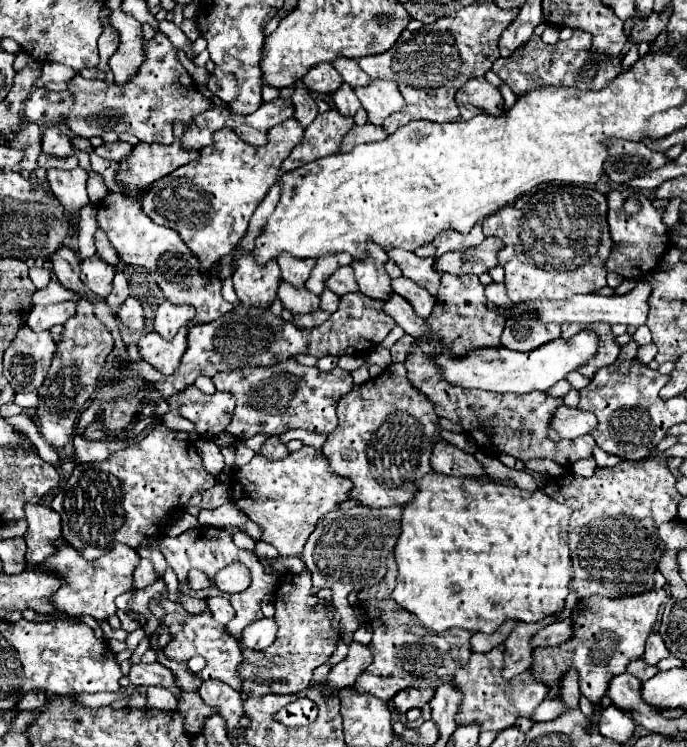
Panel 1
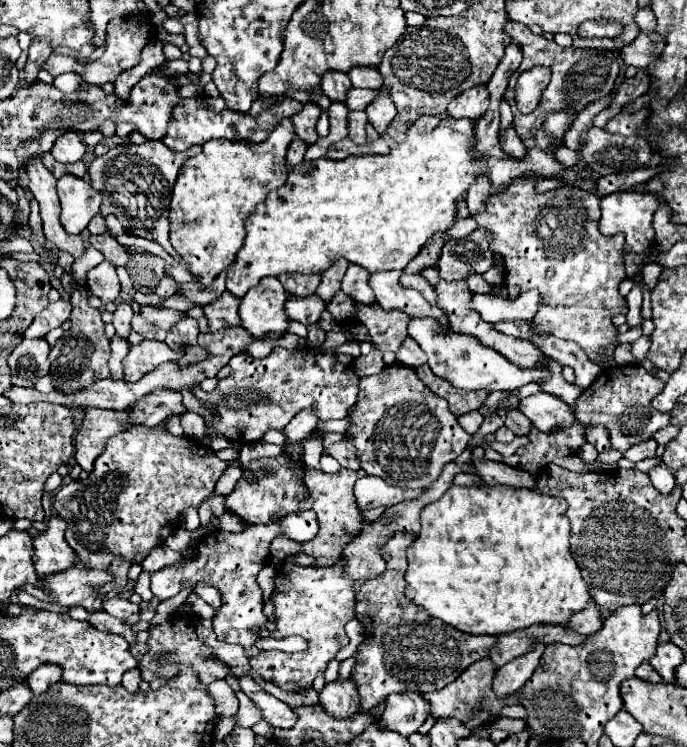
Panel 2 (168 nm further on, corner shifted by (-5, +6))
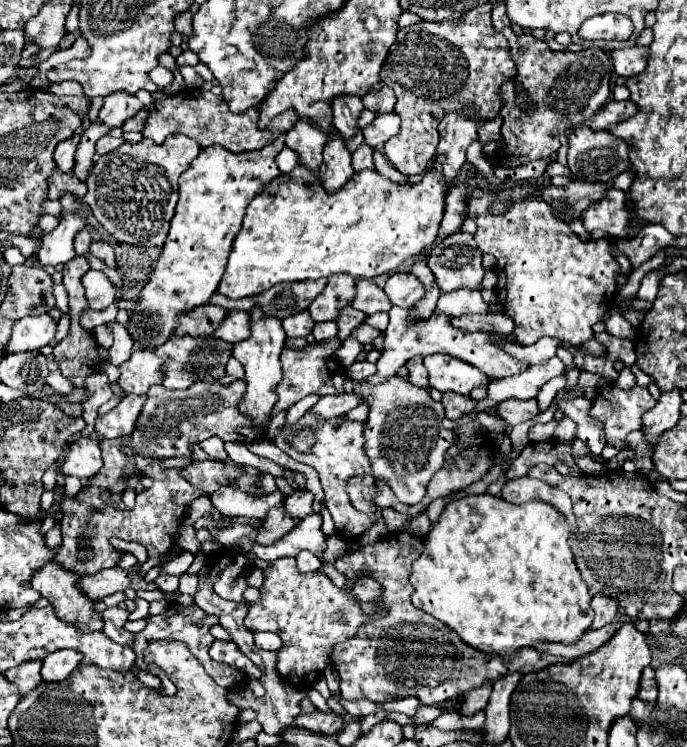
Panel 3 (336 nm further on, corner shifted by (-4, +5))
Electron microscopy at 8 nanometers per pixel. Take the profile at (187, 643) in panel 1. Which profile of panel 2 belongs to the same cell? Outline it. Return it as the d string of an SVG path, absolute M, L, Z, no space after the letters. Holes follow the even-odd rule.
M243 676L239 680L243 692L259 706L259 710L263 712L263 720L267 720L273 728L293 728L297 722L297 714L281 700L277 700L275 696L267 694L251 676Z

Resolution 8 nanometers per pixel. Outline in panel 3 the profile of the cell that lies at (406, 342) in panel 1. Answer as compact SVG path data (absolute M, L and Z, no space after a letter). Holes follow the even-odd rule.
M414 357L406 363L408 371L410 371L410 383L422 387L422 389L428 389L428 379L426 379L426 367L422 363L422 357Z

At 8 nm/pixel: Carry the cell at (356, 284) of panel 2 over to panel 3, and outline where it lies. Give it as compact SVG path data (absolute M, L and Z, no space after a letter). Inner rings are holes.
M358 279L356 281L356 297L352 301L352 307L364 311L366 315L372 315L378 311L390 311L392 303L386 297L384 289L378 287L374 281Z

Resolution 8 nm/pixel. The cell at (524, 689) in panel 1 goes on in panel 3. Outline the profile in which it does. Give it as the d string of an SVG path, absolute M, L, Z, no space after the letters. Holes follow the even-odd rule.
M406 697L406 699L398 699L396 703L382 703L382 707L386 711L398 711L398 713L404 713L404 715L410 715L412 717L422 707L422 701L418 701L414 697Z

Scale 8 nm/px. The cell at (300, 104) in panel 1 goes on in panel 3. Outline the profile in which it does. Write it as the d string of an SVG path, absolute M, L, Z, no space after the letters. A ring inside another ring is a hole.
M298 121L288 133L286 133L286 145L292 147L292 151L298 153L300 163L306 163L308 167L314 167L318 171L318 165L322 163L322 149L328 141L328 135L314 123Z

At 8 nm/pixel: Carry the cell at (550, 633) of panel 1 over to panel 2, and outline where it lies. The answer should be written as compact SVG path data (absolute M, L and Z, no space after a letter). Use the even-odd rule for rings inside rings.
M589 602L585 610L575 612L567 624L569 630L575 630L579 634L595 634L603 626L603 616L601 610L595 606L595 602Z

